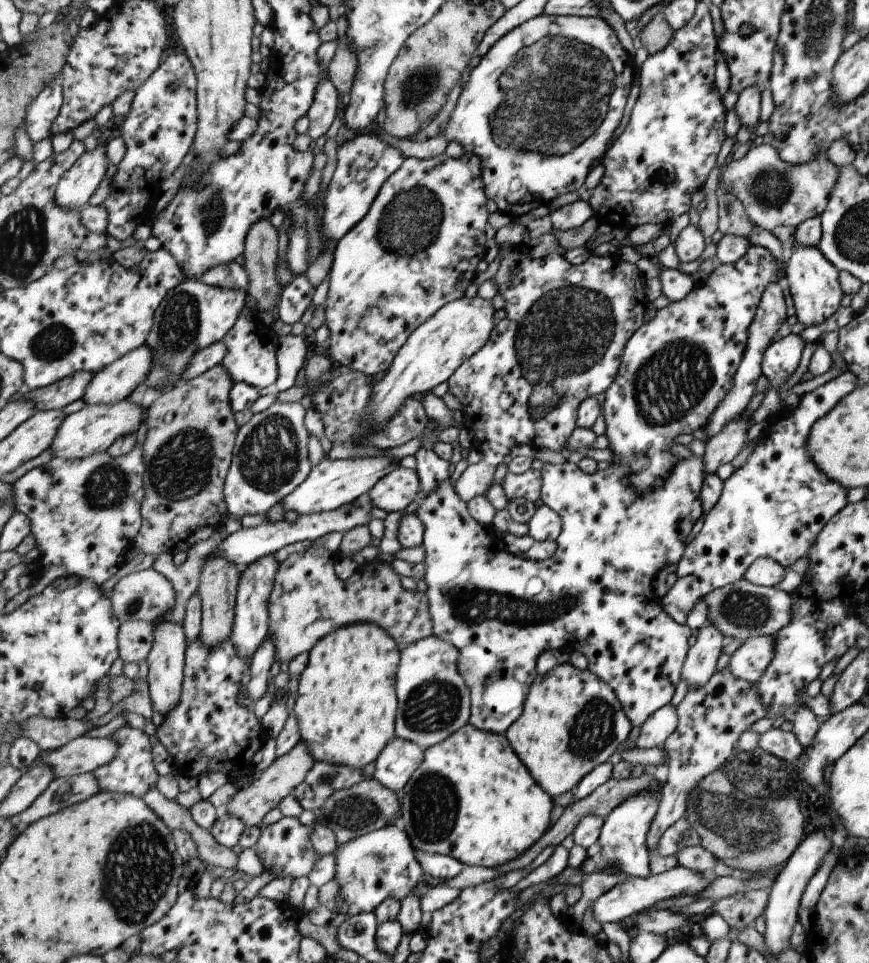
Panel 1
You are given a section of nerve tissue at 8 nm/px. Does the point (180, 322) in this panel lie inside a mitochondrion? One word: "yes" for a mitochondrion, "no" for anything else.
yes

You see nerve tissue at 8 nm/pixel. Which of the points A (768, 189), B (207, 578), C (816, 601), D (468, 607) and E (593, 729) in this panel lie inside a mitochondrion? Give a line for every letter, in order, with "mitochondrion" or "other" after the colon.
A: mitochondrion
B: other
C: other
D: mitochondrion
E: mitochondrion

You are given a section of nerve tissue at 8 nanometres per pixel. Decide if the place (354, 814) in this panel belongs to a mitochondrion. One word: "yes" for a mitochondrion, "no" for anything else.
yes

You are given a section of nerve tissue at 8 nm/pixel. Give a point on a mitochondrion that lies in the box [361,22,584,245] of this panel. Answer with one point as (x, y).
(420, 85)

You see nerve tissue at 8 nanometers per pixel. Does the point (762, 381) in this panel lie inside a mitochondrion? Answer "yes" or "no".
no

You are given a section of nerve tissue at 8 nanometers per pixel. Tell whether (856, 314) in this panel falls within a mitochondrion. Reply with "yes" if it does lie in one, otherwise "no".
no

